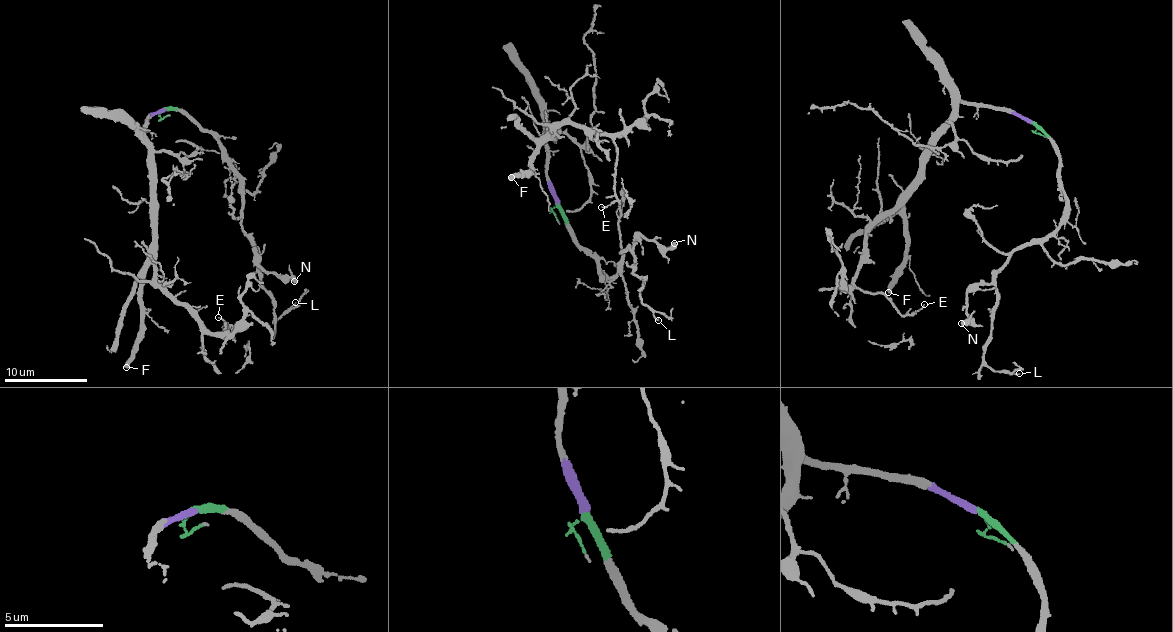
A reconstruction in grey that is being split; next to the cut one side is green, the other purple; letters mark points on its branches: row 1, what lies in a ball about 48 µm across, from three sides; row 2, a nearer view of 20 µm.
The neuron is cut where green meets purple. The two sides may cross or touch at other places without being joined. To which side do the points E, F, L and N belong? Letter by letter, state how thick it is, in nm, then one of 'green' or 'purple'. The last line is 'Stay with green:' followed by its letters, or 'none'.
E: 120 nm | purple
F: 400 nm | purple
L: 100 nm | green
N: 360 nm | green
Stay with green: L, N

